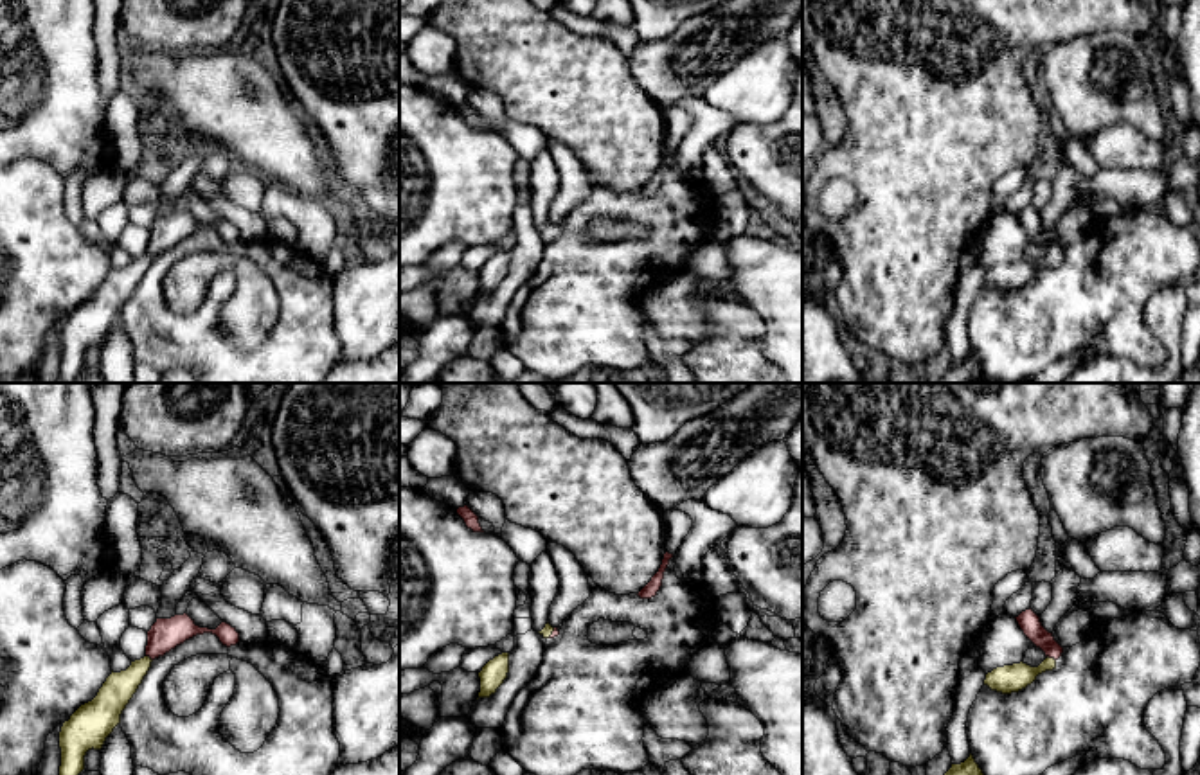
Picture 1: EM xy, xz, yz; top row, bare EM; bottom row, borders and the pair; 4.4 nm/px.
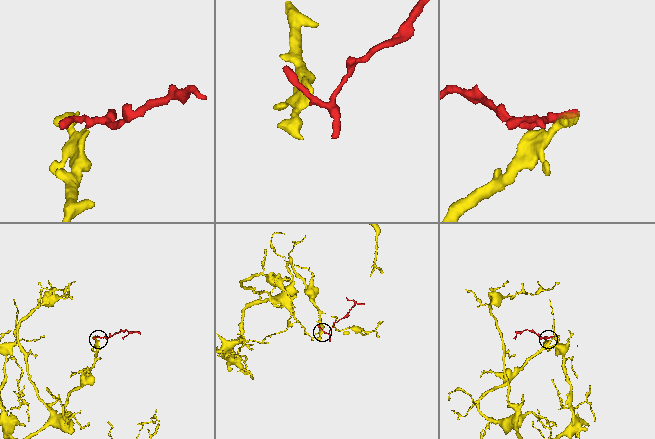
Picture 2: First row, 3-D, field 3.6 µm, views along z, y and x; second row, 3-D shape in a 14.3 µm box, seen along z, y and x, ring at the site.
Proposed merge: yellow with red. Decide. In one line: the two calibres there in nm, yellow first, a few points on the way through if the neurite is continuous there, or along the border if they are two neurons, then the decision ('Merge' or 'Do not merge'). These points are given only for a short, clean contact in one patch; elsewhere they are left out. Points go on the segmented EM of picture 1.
Thickness 130 nm (yellow) against 100 nm. Path across: yz (1010, 678), (1037, 671), (1051, 659), (1051, 648), (1029, 623). Merge

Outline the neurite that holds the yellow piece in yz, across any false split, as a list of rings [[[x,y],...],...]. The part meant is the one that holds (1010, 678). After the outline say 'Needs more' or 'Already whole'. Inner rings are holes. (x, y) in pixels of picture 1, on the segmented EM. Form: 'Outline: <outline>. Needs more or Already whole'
Outline: [[[1031,608],[1015,619],[1024,635],[1040,647],[1047,658],[1038,667],[1020,662],[988,673],[984,685],[1002,694],[1018,692],[1031,685],[1038,674],[1056,669],[1056,660],[1063,653],[1063,647],[1054,640],[1052,633],[1042,626],[1040,617]]]. Needs more

